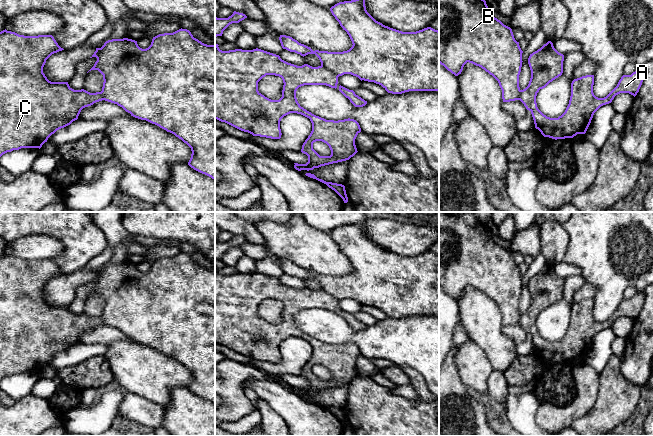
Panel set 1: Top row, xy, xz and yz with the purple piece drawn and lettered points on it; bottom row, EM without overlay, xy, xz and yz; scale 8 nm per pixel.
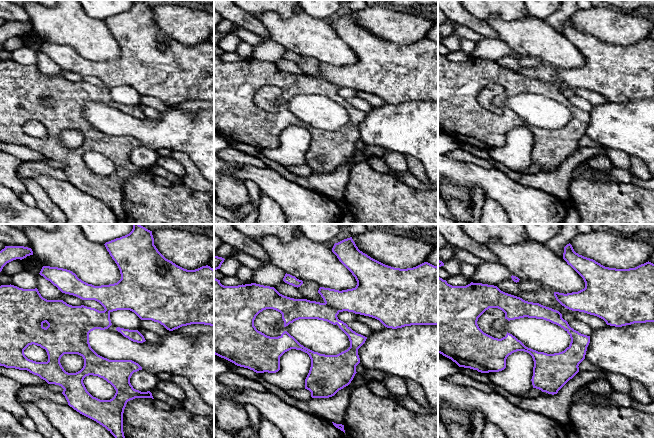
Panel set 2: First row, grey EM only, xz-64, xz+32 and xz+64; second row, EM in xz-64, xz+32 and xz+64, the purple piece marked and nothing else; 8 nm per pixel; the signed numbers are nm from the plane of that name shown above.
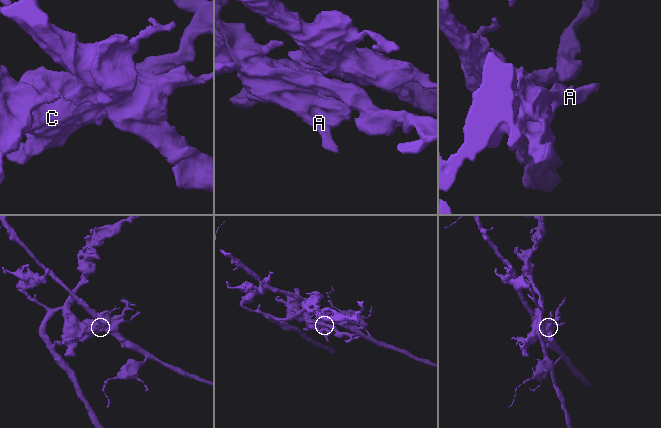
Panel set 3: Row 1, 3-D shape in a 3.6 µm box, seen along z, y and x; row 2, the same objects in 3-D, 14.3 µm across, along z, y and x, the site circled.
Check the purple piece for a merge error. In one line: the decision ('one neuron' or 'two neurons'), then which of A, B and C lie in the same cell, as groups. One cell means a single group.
two neurons; A C / B

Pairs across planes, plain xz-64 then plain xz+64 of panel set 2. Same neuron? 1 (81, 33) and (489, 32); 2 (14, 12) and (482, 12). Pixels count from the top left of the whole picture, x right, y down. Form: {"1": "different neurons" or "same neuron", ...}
{"1": "different neurons", "2": "different neurons"}

